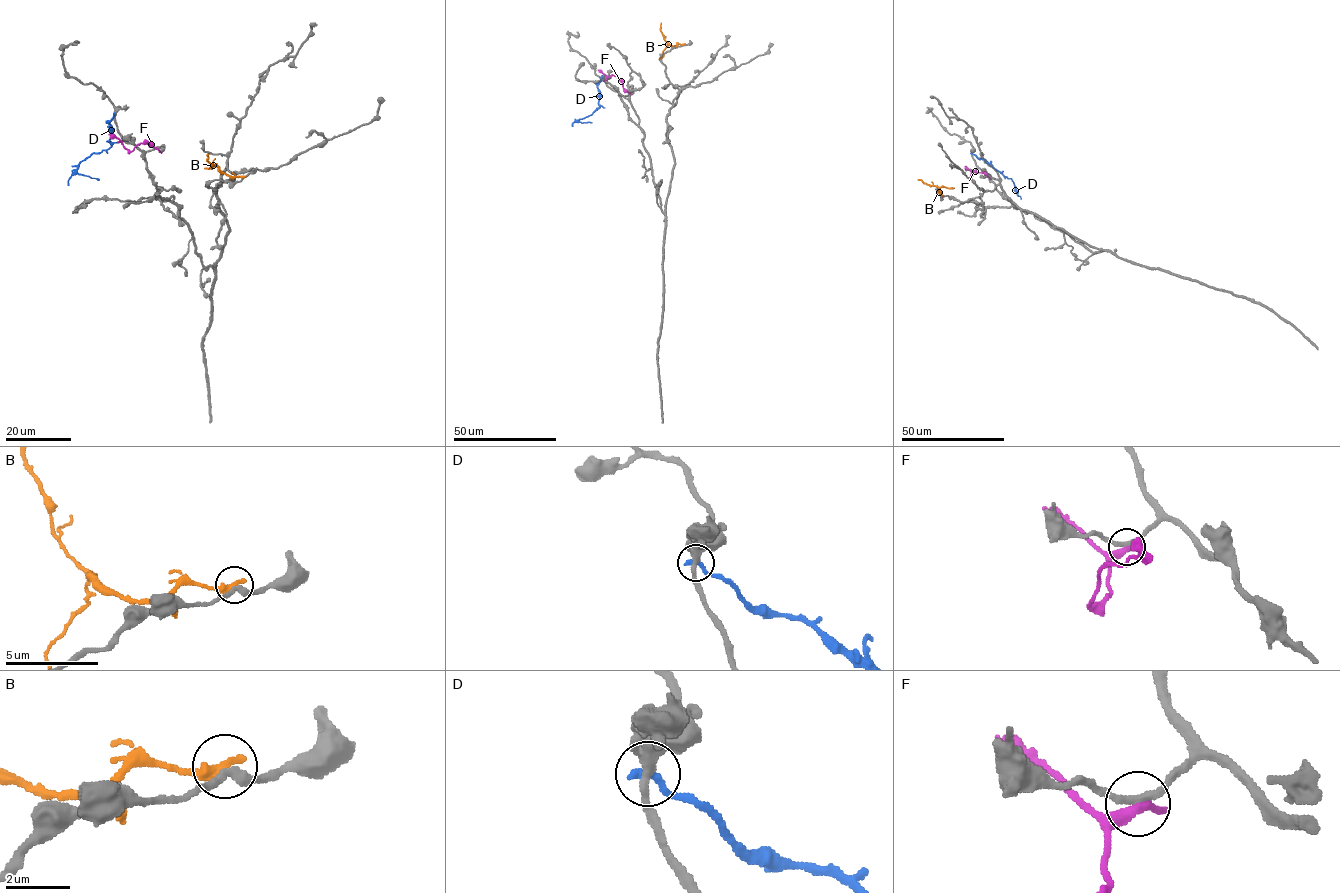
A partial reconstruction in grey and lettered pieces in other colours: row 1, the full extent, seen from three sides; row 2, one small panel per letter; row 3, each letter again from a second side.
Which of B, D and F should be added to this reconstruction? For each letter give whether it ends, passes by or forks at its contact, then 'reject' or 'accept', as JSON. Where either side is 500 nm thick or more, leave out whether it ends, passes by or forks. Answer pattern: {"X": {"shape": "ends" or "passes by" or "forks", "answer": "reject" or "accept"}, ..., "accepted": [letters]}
{"B": {"shape": "ends", "answer": "reject"}, "D": {"shape": "ends", "answer": "reject"}, "F": {"shape": "passes by", "answer": "reject"}, "accepted": []}

